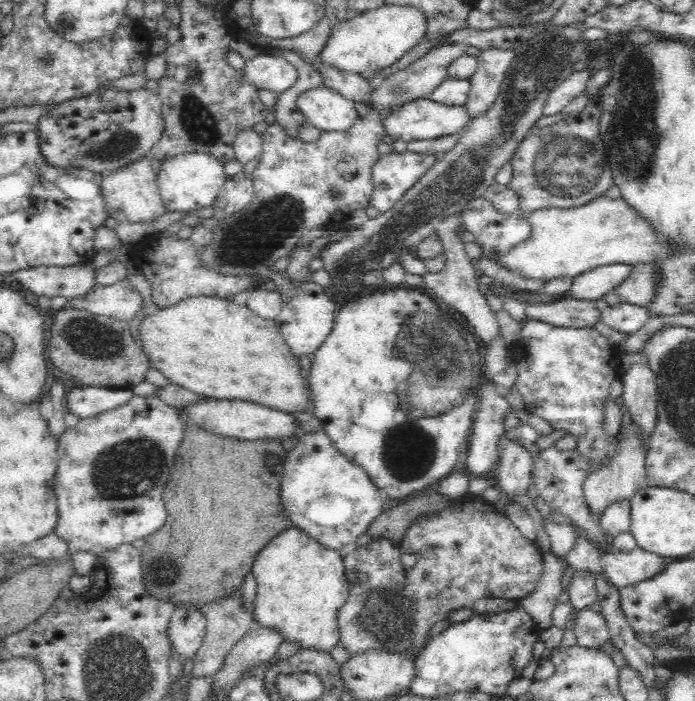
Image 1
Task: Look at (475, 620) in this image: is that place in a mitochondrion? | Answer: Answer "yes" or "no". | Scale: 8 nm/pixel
no

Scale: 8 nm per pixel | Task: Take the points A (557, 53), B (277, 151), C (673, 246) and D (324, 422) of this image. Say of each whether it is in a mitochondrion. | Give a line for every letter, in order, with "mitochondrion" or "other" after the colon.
A: mitochondrion
B: other
C: other
D: other

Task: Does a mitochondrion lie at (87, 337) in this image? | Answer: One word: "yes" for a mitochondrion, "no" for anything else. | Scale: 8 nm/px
yes

